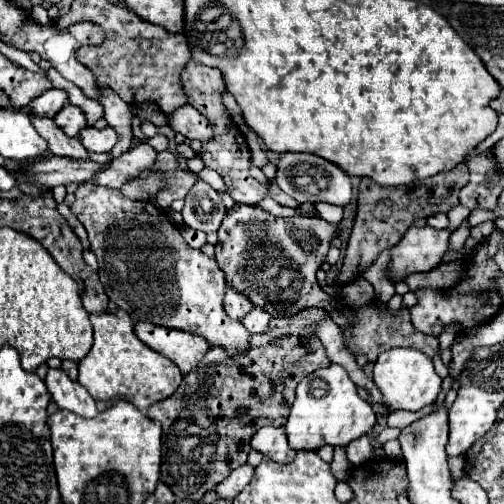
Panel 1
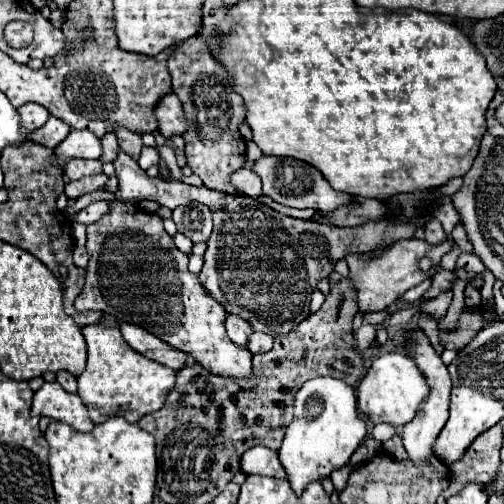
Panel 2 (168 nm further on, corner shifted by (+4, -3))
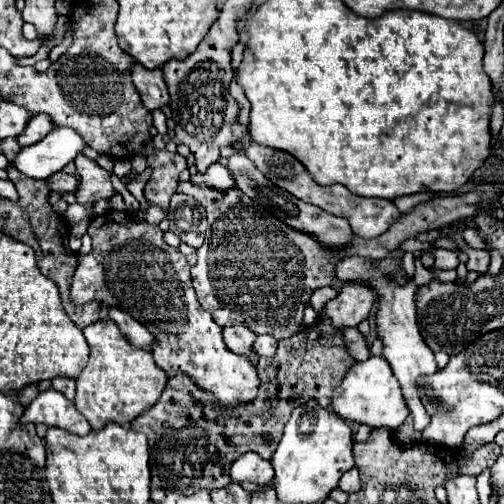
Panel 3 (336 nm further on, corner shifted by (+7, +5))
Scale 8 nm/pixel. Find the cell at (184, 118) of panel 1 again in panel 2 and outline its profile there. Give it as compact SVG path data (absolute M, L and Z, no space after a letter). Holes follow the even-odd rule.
M174 92L164 96L164 100L160 100L160 104L156 106L156 120L158 120L158 128L162 136L168 140L172 136L184 136L188 132L184 108Z

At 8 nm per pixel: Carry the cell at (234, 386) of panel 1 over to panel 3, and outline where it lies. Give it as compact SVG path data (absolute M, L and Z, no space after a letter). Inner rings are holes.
M319 320L315 326L307 326L295 336L287 340L279 340L277 354L273 358L259 358L257 370L261 378L259 394L253 402L237 406L237 408L221 408L215 404L213 396L209 392L201 392L189 380L189 376L175 376L167 382L167 388L163 390L163 396L159 402L145 414L137 416L131 422L131 428L137 432L143 432L149 440L149 464L151 464L151 486L153 488L165 488L175 490L179 494L195 494L197 490L217 490L225 488L229 478L231 464L243 456L245 452L257 452L261 458L269 460L283 436L283 424L289 420L291 412L305 404L307 400L315 398L319 406L327 408L331 402L331 394L339 380L345 376L345 372L355 364L355 360L349 356L343 344L343 330L333 328L329 320Z

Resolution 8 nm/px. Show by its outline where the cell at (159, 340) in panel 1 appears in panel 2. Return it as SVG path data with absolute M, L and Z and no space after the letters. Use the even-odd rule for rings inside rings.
M122 322L120 324L122 328L122 336L124 340L140 354L144 354L146 358L150 360L156 360L172 370L180 370L186 366L186 360L188 360L188 354L182 352L182 350L176 350L172 348L170 344L166 344L164 340L156 338L154 334L150 334L148 330L136 326L136 324L128 324L128 322Z

